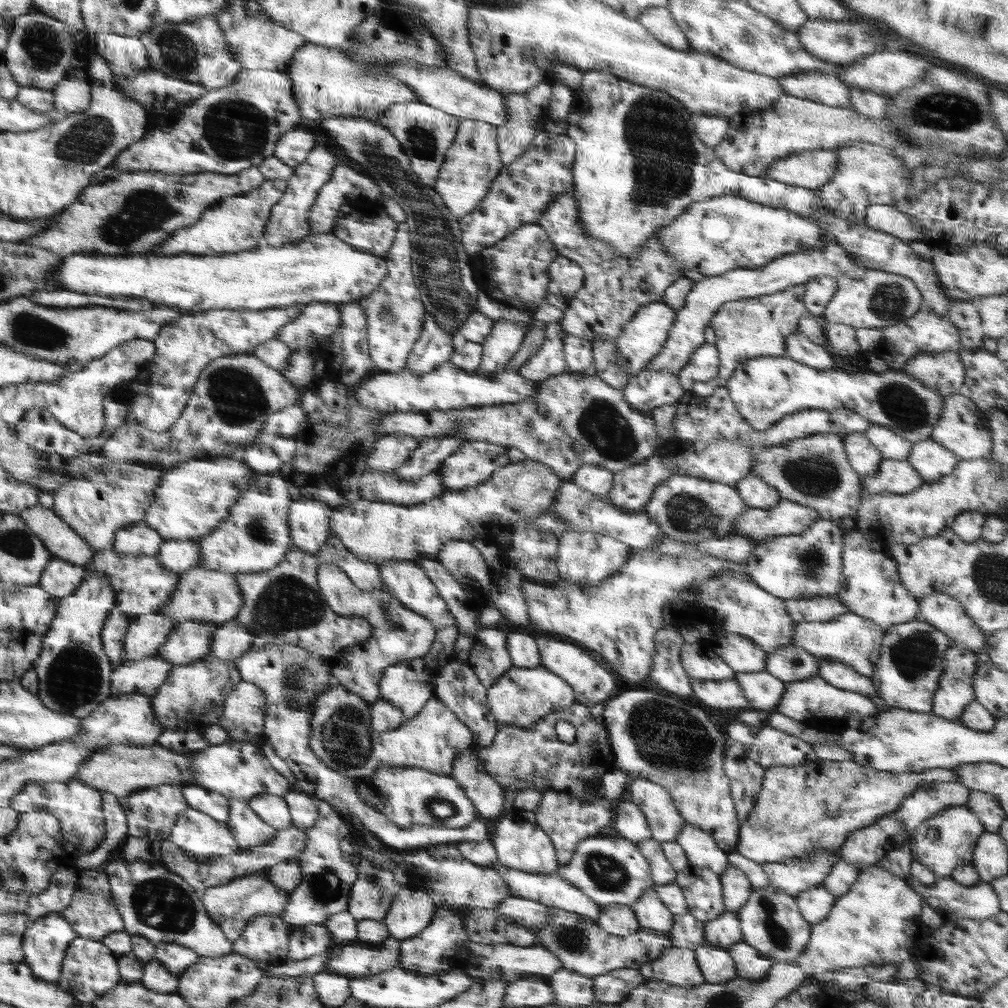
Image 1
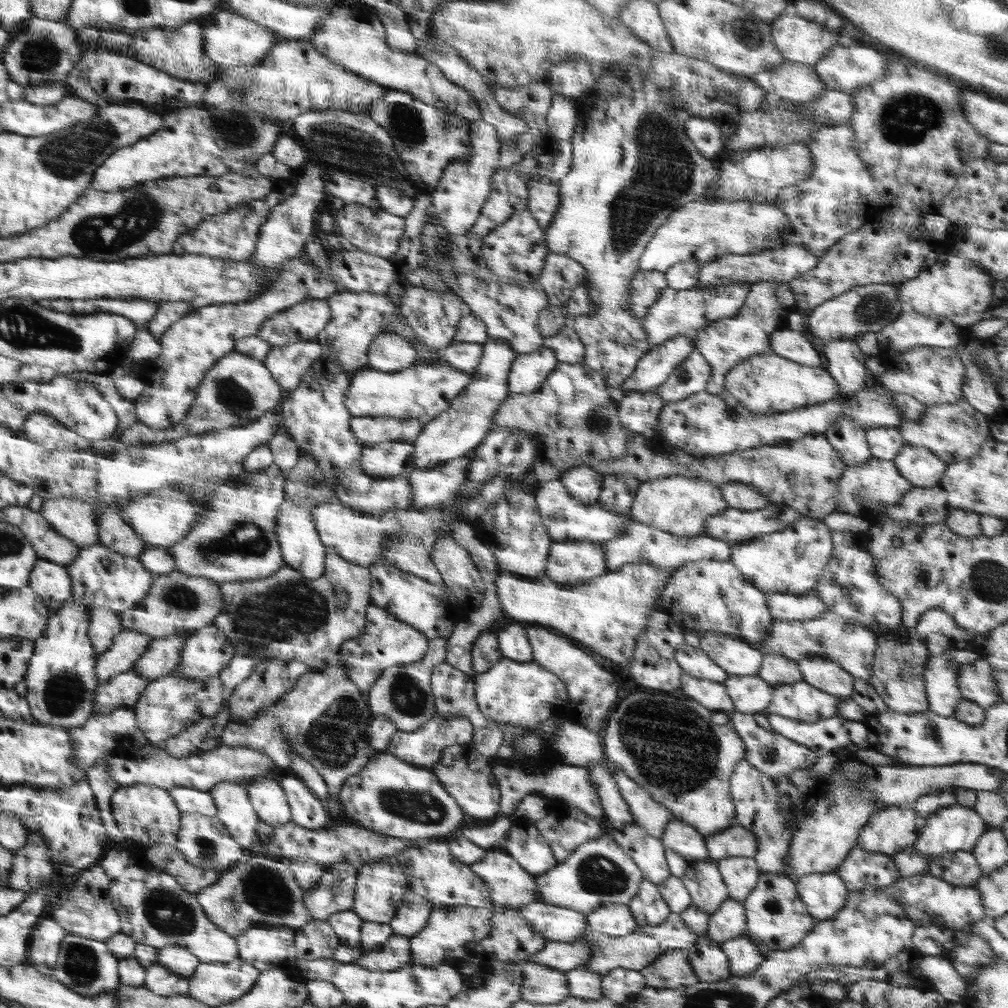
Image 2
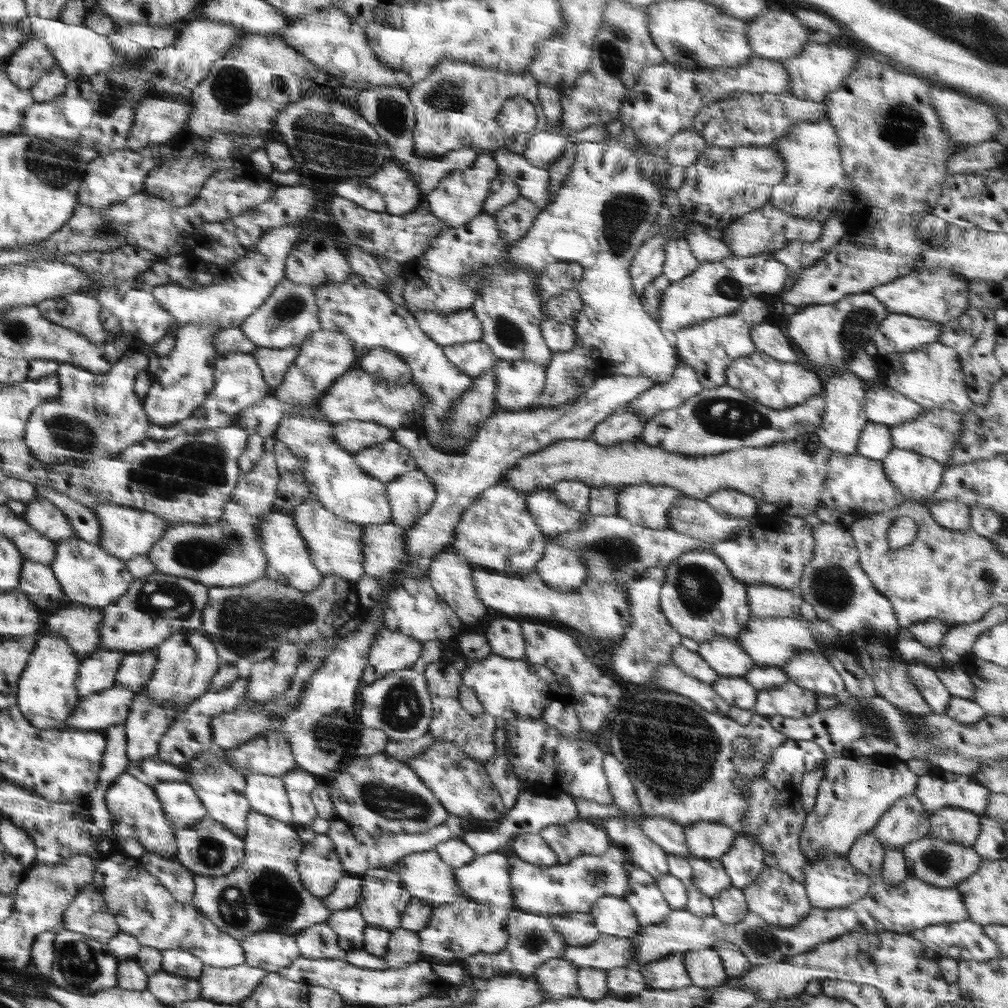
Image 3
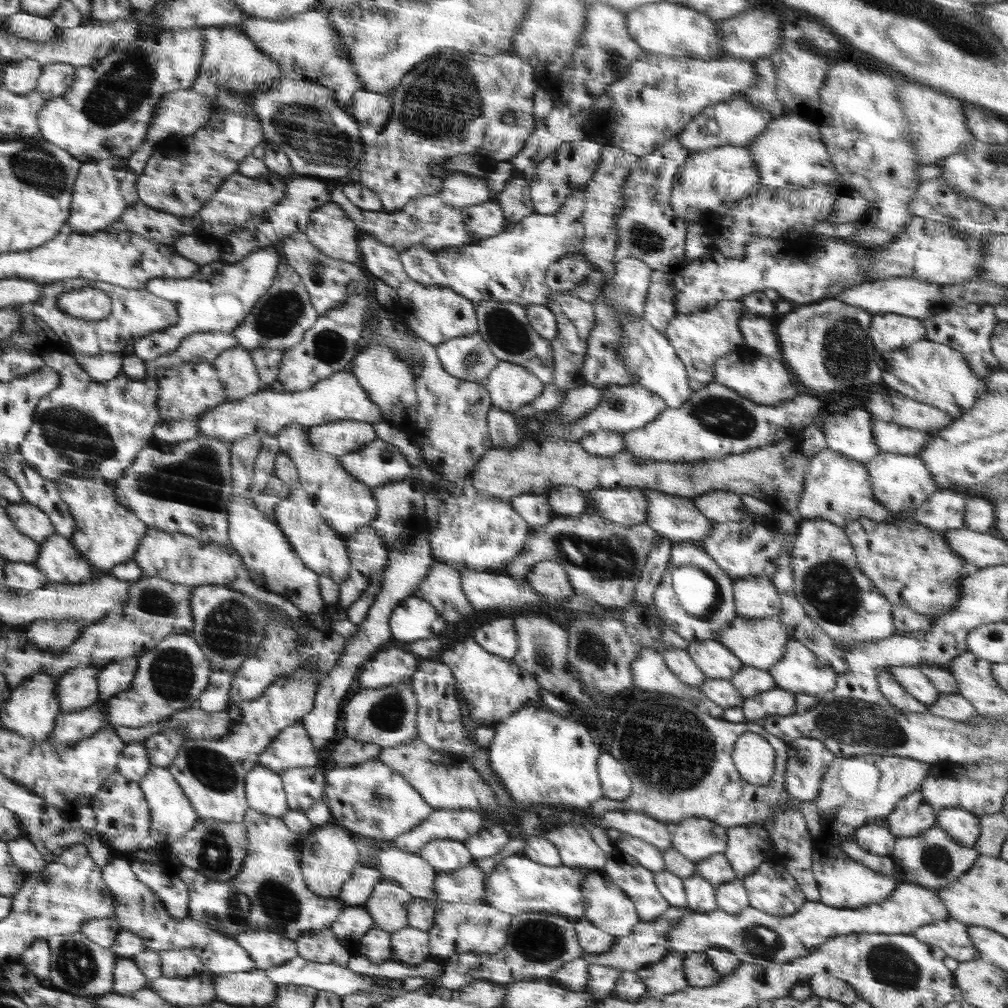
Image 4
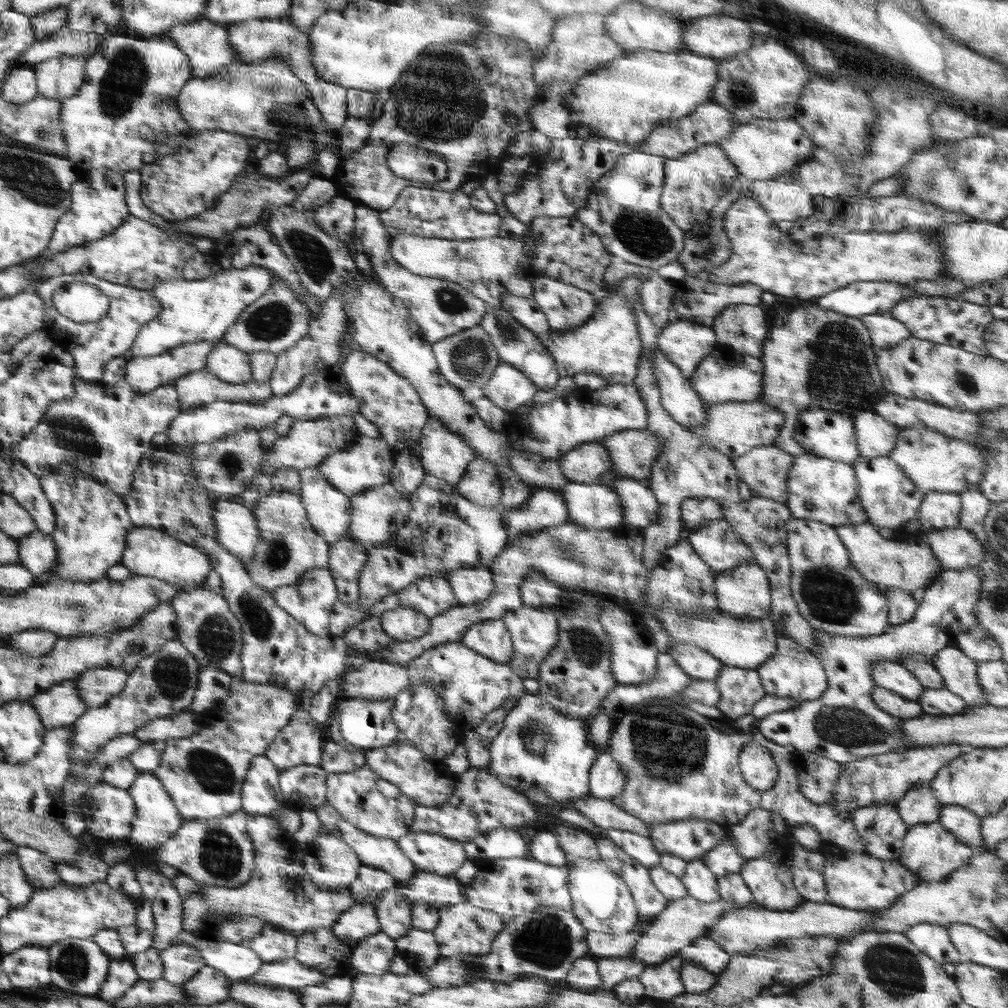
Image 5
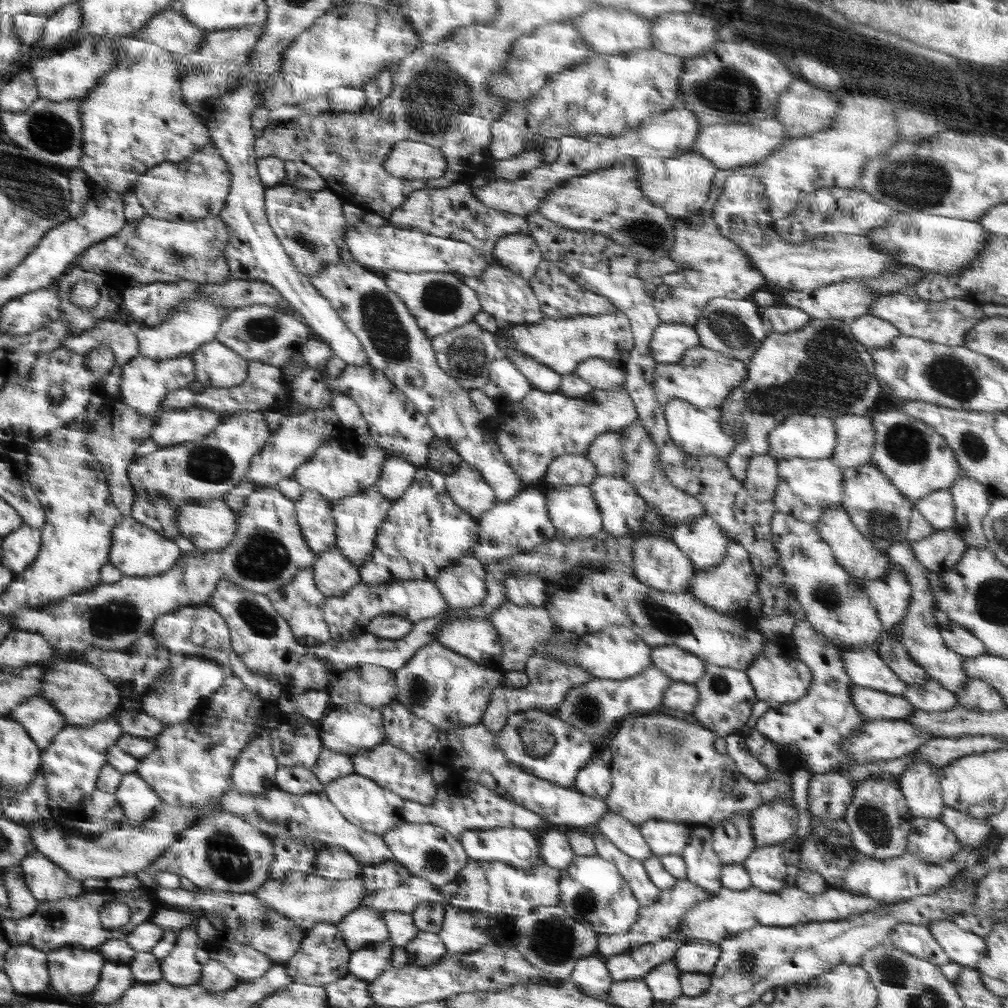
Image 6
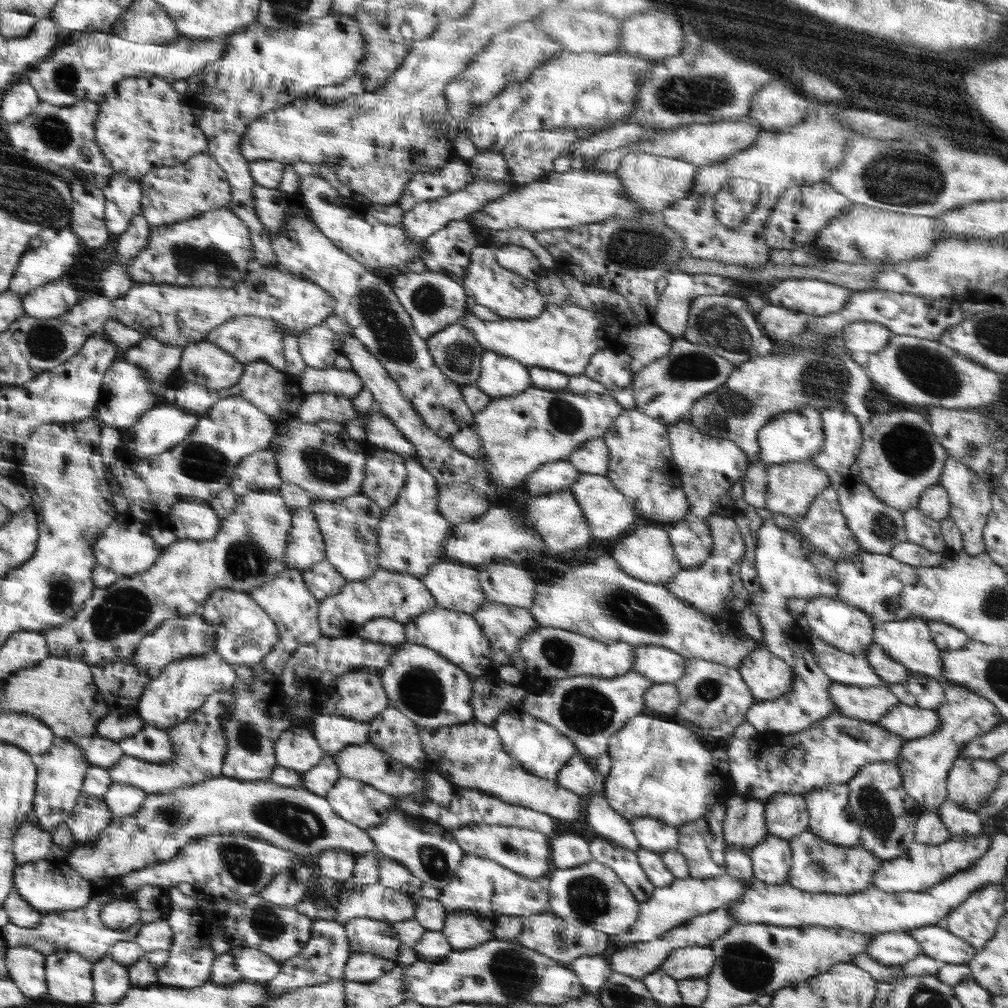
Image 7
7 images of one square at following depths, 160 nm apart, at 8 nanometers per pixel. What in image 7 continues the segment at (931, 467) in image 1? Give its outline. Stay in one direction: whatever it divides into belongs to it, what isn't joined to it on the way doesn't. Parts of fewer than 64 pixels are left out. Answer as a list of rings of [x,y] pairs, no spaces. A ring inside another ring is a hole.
[[[846,475],[842,484],[837,486],[837,495],[846,525],[858,541],[861,550],[888,555],[896,544],[908,541],[903,513],[878,500],[859,475]]]

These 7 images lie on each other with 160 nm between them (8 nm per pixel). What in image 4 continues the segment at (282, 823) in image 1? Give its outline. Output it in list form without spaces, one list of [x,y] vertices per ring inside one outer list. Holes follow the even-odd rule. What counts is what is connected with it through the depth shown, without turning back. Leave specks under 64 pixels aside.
[[[254,766],[246,778],[246,797],[250,810],[281,817],[289,809],[281,774],[265,766]]]

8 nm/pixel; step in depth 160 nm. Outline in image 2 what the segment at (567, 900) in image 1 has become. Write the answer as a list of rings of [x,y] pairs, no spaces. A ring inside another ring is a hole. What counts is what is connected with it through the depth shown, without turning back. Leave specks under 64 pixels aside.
[[[491,849],[474,864],[469,865],[472,873],[480,877],[488,889],[493,909],[520,909],[538,900],[538,885],[534,875],[502,849]]]

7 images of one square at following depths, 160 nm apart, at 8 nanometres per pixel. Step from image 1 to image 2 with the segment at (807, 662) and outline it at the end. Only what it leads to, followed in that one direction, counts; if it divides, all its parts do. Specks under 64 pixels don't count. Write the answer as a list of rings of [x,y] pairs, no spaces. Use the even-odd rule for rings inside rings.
[[[777,654],[763,655],[757,676],[774,687],[802,681],[799,663]]]

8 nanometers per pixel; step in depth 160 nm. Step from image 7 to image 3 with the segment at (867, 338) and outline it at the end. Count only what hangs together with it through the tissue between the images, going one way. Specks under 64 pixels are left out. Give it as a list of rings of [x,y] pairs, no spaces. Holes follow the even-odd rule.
[[[889,313],[881,320],[872,341],[878,354],[908,352],[938,340],[940,322]]]

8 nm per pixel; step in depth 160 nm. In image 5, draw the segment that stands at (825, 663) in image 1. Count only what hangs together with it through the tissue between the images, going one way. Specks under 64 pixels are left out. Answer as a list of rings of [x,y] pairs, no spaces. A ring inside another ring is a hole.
[[[777,635],[777,649],[768,660],[761,664],[756,673],[760,675],[760,680],[766,694],[774,694],[780,698],[790,698],[794,702],[814,700],[828,686],[826,671],[822,667],[820,659],[804,645],[798,644],[793,638]]]

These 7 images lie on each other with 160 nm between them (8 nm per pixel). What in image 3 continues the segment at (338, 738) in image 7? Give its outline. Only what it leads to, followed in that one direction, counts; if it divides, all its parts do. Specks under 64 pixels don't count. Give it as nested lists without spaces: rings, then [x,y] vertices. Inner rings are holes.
[[[423,641],[423,651],[418,660],[408,668],[391,671],[384,679],[367,684],[362,691],[360,722],[363,728],[377,728],[386,733],[390,745],[399,740],[416,740],[424,736],[432,720],[432,705],[425,678],[426,667],[443,659],[442,641]]]

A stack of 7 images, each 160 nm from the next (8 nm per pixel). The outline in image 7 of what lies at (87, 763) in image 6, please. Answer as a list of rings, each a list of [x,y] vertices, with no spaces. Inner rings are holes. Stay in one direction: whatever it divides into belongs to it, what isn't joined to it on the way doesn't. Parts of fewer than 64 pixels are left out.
[[[72,737],[57,739],[54,746],[36,758],[38,768],[38,786],[35,788],[34,806],[31,812],[39,827],[45,831],[55,830],[58,824],[71,818],[72,811],[78,806],[86,780],[87,768],[92,766],[83,756],[83,752],[73,743]]]

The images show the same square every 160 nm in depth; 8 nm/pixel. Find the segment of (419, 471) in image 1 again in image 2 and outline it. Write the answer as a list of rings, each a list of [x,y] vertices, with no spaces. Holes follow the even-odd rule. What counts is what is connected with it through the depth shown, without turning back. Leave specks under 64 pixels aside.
[[[489,339],[483,344],[482,358],[480,364],[476,367],[476,371],[470,374],[470,382],[464,388],[464,392],[460,392],[460,396],[452,400],[452,404],[440,412],[430,423],[424,425],[419,433],[418,438],[414,440],[414,470],[430,470],[436,468],[444,462],[468,456],[475,447],[484,441],[484,438],[492,430],[494,425],[494,415],[502,402],[508,397],[507,378],[511,369],[512,361],[516,358],[517,353],[514,352],[505,342],[497,342],[497,339]]]

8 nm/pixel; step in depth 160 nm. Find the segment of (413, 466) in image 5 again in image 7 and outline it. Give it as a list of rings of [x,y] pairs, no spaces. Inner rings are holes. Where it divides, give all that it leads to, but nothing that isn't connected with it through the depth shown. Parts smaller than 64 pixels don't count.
[[[373,450],[366,460],[366,476],[361,493],[373,500],[383,512],[395,504],[407,479],[406,460],[392,451]]]

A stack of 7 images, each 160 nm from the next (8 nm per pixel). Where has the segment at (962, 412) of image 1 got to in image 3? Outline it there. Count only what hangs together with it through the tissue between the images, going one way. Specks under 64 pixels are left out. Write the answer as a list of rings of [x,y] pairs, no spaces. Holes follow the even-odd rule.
[[[938,408],[924,410],[920,419],[910,420],[906,423],[890,427],[893,448],[905,449],[919,453],[923,456],[945,464],[950,460],[956,441],[960,440],[962,424],[964,424],[962,412],[946,411]]]

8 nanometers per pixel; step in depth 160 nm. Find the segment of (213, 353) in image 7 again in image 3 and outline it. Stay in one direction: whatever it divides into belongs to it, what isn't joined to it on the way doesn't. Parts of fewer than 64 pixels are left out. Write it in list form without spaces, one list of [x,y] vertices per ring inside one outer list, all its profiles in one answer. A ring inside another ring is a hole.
[[[243,352],[224,353],[219,355],[215,362],[215,383],[211,398],[204,401],[193,415],[183,422],[170,426],[150,424],[147,428],[147,439],[168,441],[176,435],[194,435],[210,429],[225,428],[234,425],[234,418],[245,410],[260,403],[266,396],[273,394],[263,377],[263,371],[258,361],[251,354]]]

